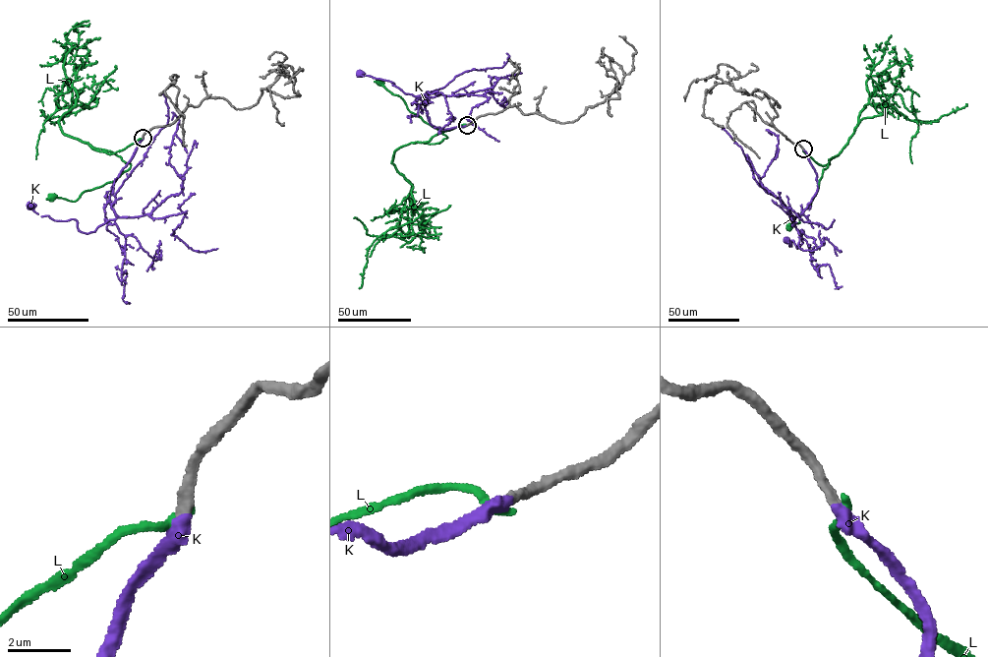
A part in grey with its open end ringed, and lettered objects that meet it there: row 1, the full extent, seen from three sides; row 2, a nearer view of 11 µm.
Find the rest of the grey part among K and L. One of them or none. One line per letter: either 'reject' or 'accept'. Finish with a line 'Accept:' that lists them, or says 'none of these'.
K: accept
L: reject
Accept: K

